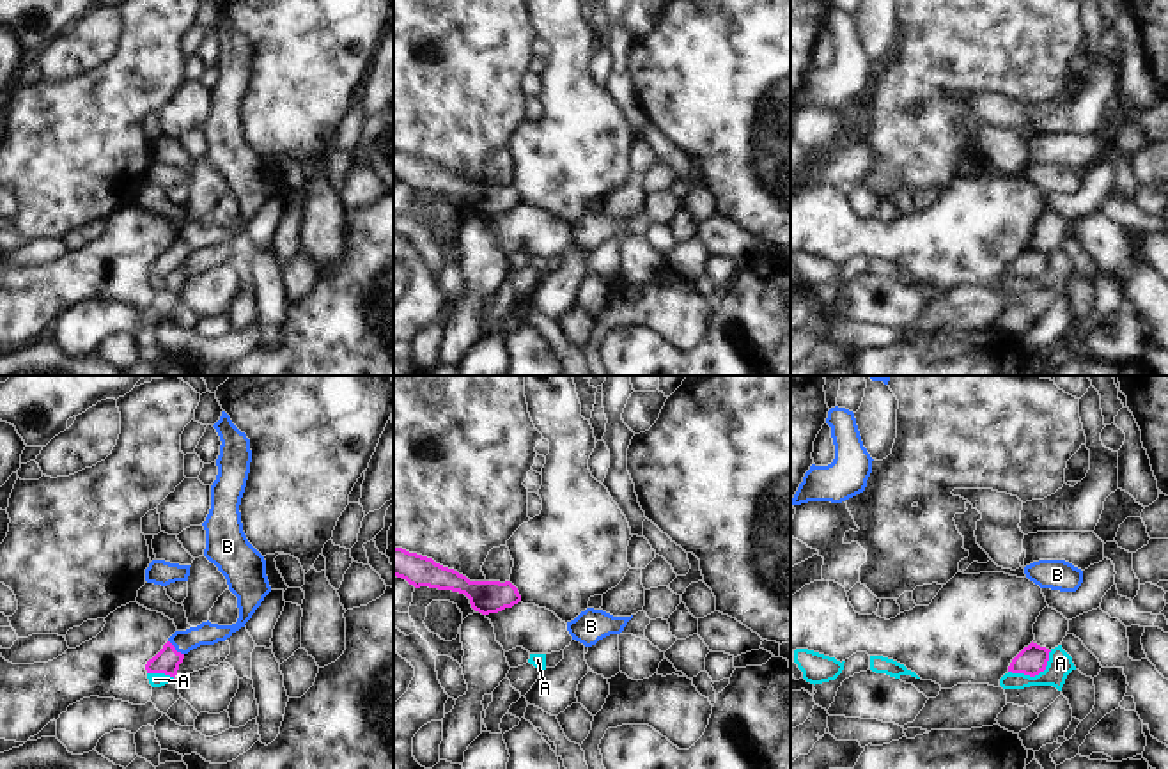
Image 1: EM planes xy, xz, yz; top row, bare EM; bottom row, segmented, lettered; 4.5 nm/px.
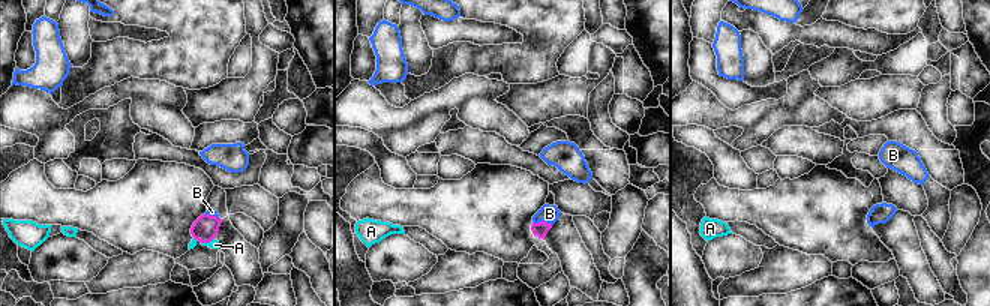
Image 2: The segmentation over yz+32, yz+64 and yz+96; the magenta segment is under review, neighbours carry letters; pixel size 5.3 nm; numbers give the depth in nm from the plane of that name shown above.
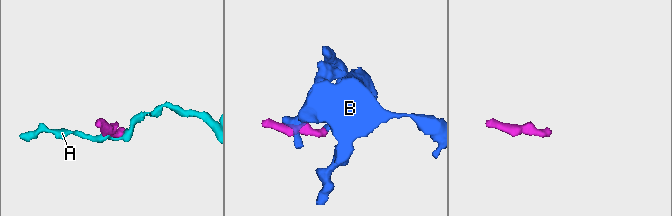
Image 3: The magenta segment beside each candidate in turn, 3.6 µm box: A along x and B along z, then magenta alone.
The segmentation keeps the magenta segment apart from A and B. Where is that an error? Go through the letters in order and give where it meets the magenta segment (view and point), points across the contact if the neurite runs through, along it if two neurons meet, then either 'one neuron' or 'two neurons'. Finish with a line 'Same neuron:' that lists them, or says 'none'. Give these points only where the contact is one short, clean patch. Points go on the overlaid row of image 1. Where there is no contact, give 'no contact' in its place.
A: meets magenta in yz at (1035, 674); border along yz (1051, 651), (1046, 667), (1037, 674), (1009, 672); two neurons
B: meets magenta in xy at (174, 649); runs through xy (167, 661), (174, 649), (181, 642), (206, 633); one neuron
Same neuron: B

